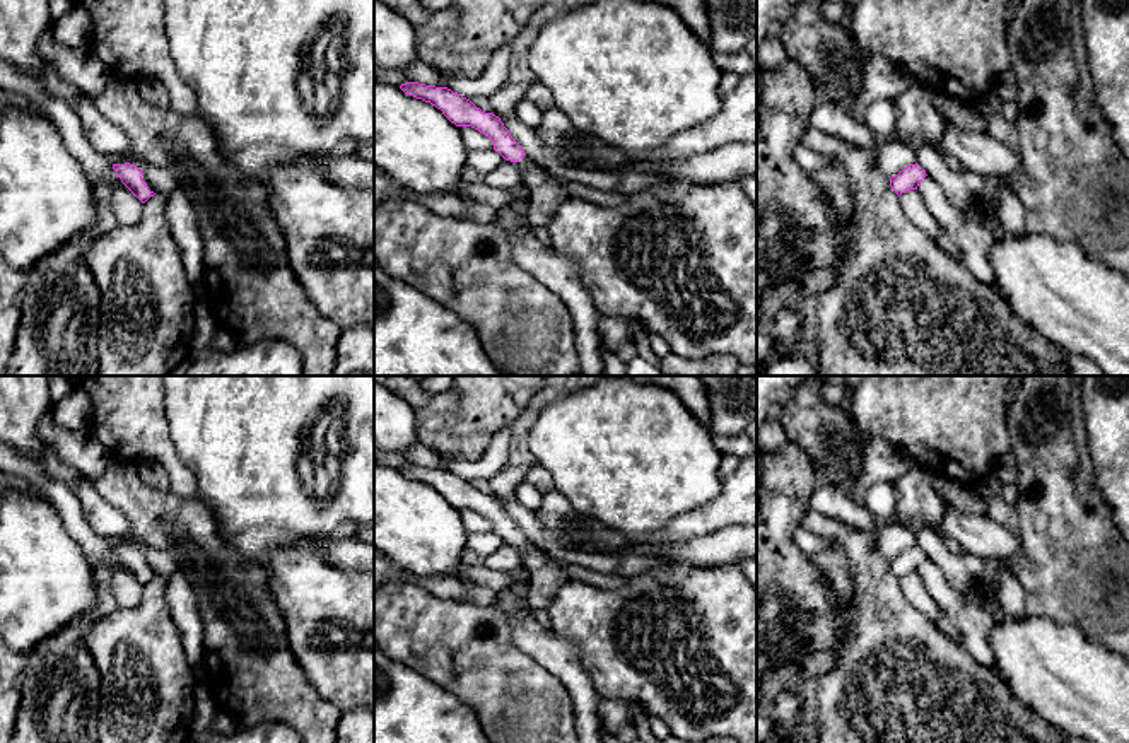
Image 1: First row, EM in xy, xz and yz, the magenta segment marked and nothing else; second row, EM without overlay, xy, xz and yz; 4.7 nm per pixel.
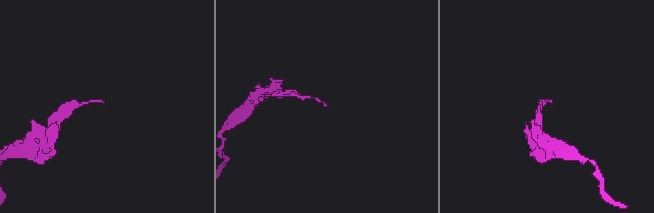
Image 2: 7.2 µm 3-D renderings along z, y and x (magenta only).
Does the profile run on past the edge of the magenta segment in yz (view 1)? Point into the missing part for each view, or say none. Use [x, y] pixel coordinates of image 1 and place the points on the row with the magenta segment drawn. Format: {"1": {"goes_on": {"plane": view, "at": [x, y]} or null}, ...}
{"1": {"goes_on": null}}

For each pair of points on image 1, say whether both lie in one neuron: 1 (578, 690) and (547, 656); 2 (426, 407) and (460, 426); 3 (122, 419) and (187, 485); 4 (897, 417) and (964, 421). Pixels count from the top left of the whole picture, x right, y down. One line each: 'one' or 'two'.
1: one
2: one
3: one
4: one

